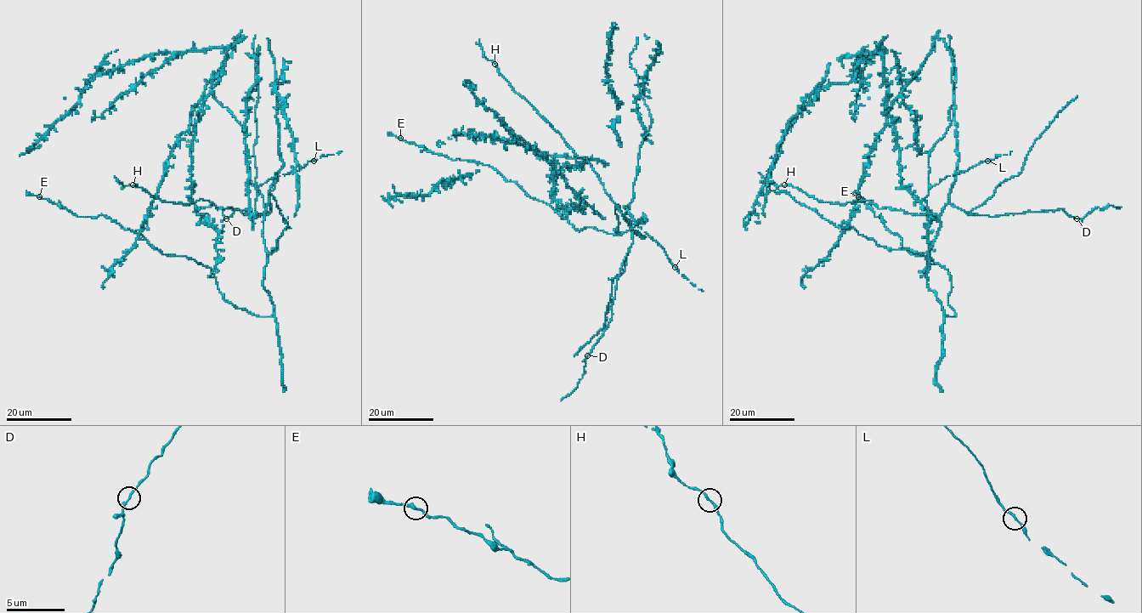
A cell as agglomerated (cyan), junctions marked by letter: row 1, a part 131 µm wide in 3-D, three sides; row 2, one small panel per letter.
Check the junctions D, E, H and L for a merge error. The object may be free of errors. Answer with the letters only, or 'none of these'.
none of these

